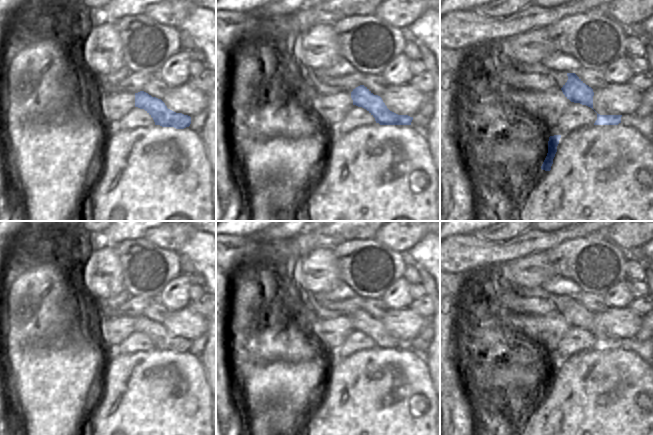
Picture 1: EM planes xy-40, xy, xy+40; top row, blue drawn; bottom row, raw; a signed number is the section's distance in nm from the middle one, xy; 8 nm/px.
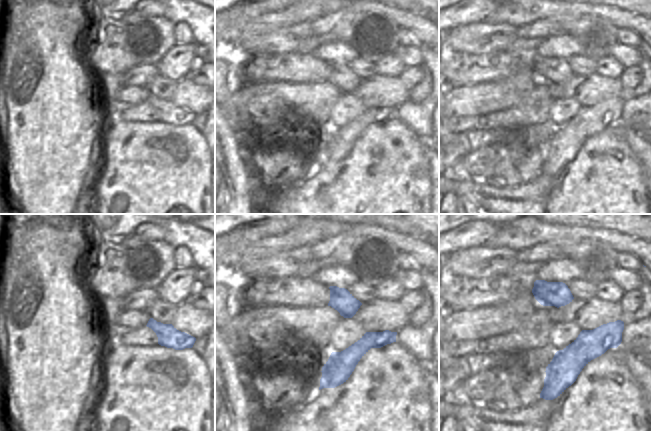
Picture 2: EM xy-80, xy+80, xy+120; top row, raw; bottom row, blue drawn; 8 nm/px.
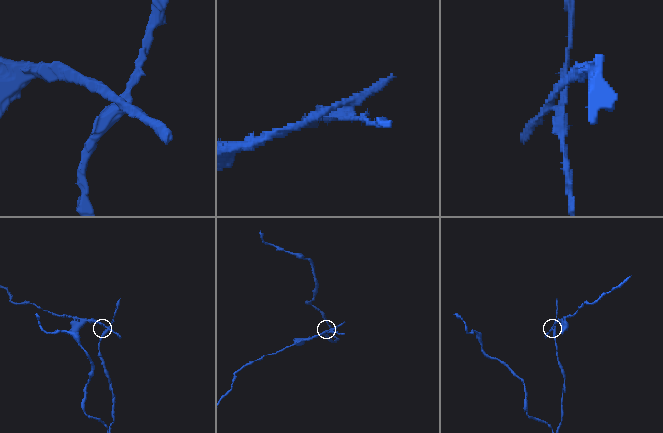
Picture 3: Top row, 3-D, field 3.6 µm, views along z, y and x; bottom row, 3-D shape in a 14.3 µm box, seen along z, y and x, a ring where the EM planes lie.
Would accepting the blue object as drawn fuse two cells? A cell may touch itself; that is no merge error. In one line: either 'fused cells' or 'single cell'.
fused cells

